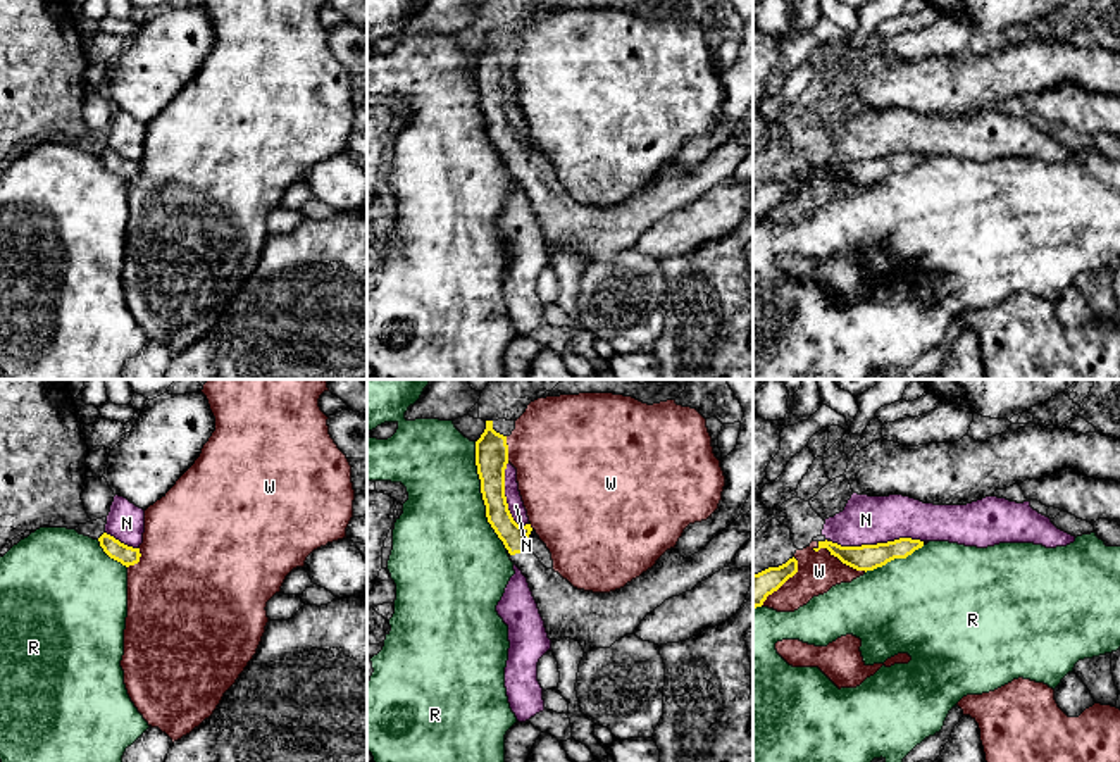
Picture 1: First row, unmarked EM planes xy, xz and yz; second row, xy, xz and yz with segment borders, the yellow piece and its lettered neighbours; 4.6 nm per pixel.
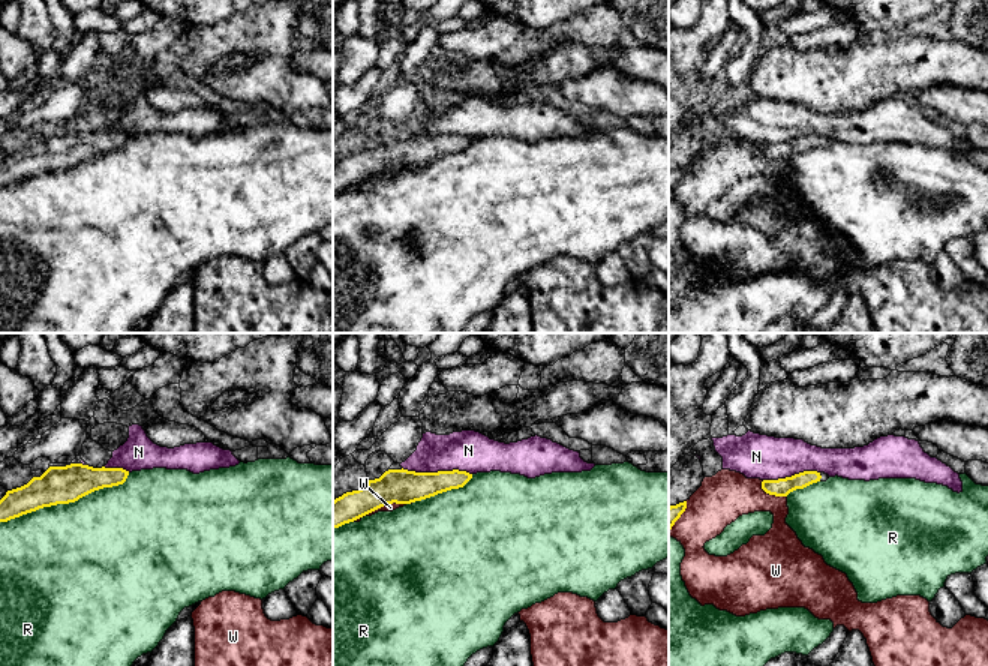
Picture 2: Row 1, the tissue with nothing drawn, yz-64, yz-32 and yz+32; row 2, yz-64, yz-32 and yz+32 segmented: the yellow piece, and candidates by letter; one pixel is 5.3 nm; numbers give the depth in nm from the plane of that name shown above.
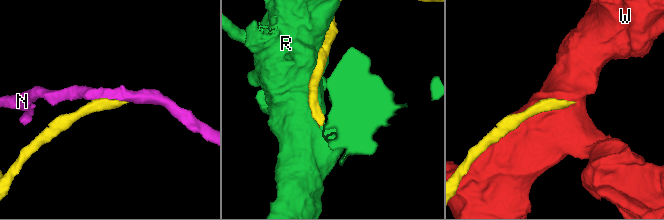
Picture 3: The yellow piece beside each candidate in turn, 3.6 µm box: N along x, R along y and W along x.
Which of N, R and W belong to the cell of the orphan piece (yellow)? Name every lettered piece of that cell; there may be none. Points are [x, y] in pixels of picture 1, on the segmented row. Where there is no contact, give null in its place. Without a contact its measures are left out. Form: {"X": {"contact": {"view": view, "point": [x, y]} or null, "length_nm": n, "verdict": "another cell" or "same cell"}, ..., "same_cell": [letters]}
{"N": {"contact": {"view": "yz", "point": [877, 543]}, "length_nm": 440, "verdict": "another cell"}, "R": {"contact": {"view": "xz", "point": [483, 495]}, "length_nm": 550, "verdict": "another cell"}, "W": {"contact": {"view": "yz", "point": [840, 559]}, "length_nm": 280, "verdict": "another cell"}, "same_cell": []}

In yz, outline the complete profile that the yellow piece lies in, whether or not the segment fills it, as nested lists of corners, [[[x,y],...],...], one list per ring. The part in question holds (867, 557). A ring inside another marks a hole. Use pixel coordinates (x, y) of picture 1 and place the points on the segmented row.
[[[912,538],[862,547],[841,547],[825,540],[818,541],[818,547],[813,550],[818,552],[820,548],[827,548],[831,555],[837,557],[843,564],[867,572],[882,567],[894,559],[906,559],[922,547],[924,541]]]

